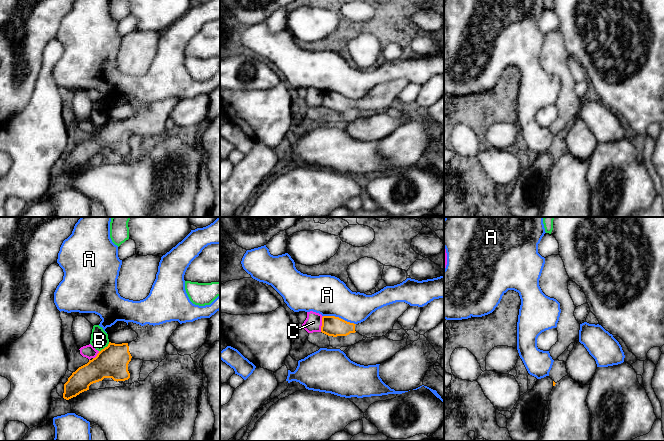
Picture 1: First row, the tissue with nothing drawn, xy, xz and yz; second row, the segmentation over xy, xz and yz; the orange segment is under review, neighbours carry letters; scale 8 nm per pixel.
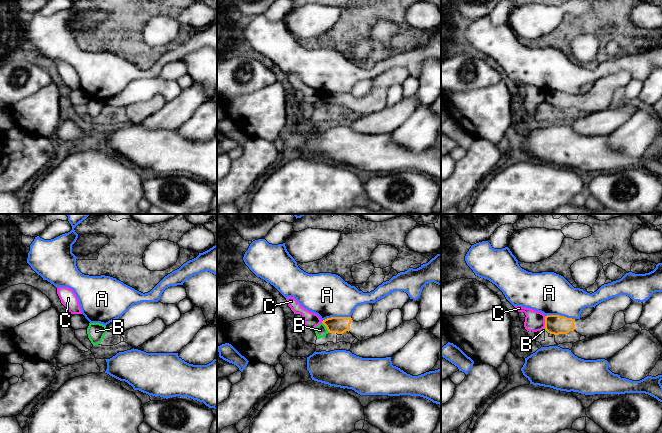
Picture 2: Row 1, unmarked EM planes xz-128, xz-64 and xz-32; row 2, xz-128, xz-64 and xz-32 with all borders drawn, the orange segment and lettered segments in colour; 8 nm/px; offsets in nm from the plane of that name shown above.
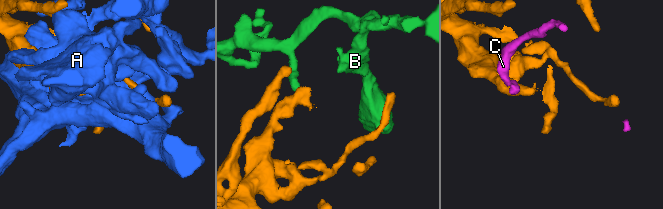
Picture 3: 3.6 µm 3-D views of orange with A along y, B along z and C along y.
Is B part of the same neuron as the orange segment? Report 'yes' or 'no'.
no

